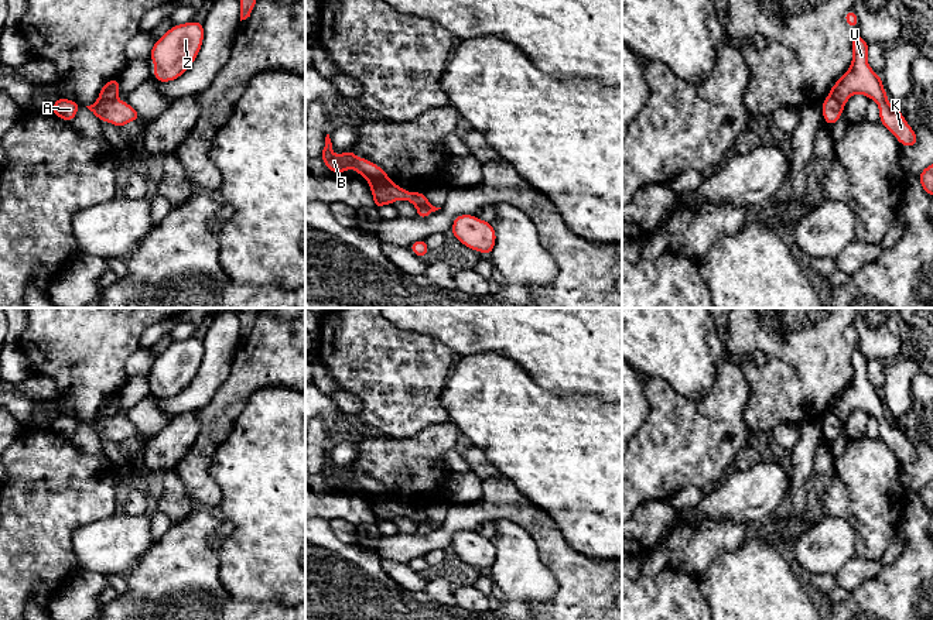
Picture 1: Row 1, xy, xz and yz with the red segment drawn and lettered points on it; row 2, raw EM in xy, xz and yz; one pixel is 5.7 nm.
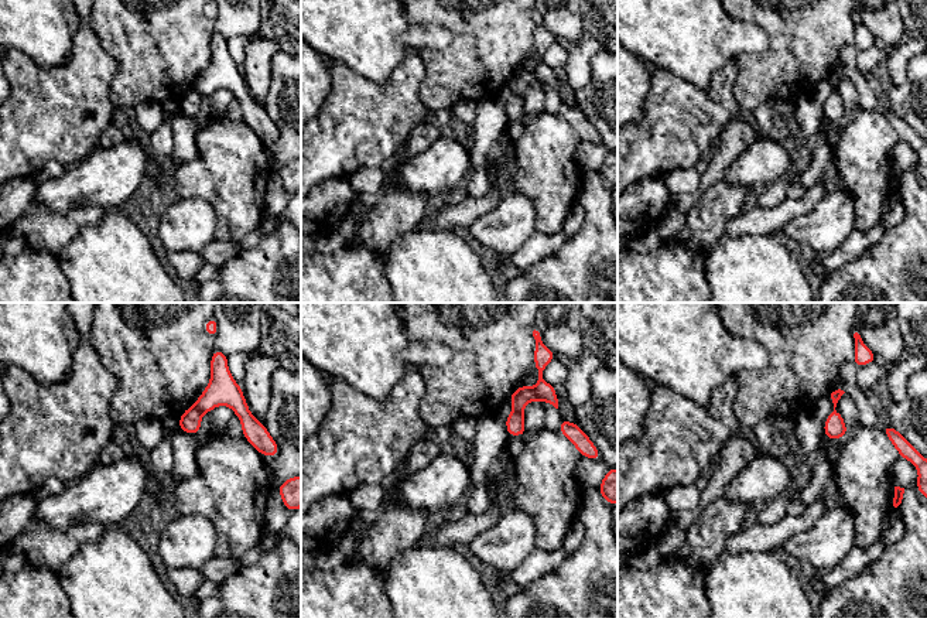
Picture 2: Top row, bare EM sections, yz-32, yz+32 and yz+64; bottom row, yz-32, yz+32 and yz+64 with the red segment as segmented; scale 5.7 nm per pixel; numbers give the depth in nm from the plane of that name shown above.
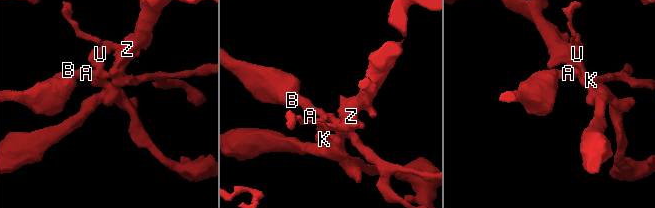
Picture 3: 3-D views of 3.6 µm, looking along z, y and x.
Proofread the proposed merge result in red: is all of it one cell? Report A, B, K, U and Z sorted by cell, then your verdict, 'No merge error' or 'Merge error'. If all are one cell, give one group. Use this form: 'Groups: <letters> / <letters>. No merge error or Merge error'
Groups: A B Z / K U. Merge error

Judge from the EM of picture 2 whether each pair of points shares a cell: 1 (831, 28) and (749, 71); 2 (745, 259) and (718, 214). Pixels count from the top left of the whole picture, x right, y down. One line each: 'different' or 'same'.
1: same
2: different

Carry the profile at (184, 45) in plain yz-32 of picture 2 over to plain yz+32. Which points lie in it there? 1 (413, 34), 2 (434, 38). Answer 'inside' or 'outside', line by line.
1: outside
2: outside

